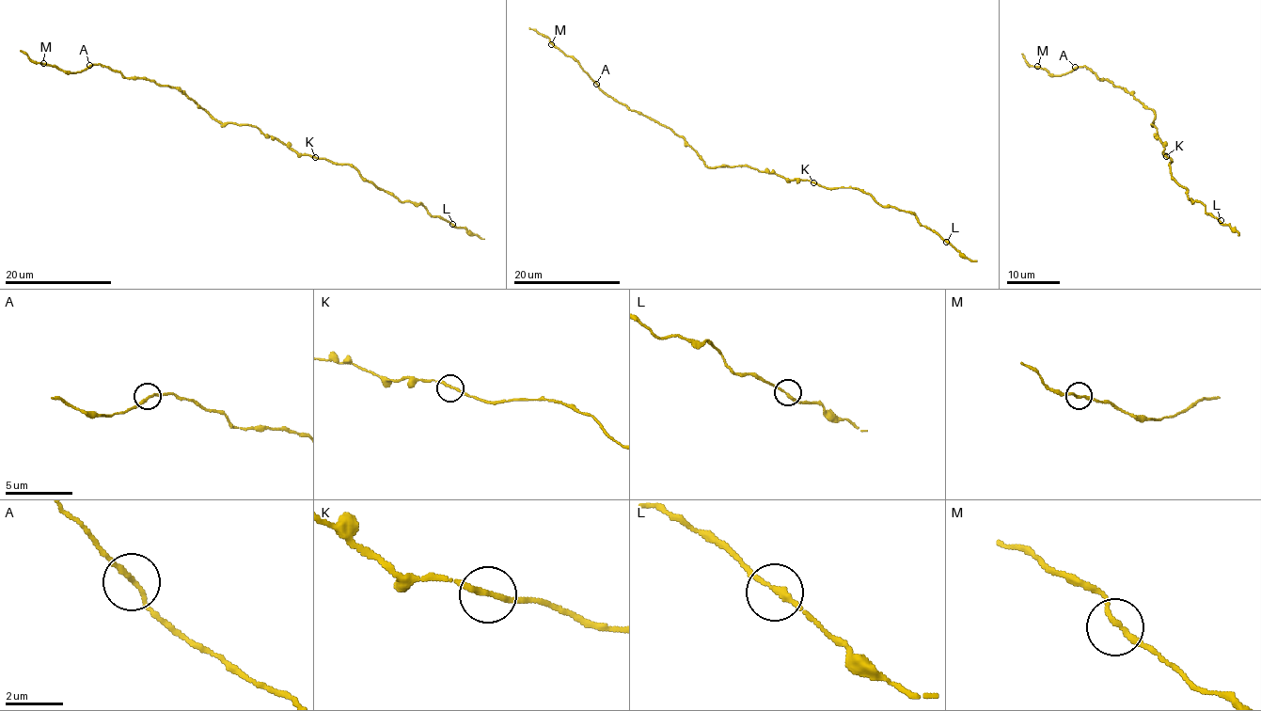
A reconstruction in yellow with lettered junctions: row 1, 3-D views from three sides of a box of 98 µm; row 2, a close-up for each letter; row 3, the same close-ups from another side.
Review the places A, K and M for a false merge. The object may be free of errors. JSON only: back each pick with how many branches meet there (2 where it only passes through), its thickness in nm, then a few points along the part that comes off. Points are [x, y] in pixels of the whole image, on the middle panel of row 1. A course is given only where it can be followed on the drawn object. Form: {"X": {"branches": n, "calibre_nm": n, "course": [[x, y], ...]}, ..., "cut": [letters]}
{"K": {"branches": 2, "calibre_nm": 180, "course": [[813, 182], [827, 188], [859, 189], [882, 206], [909, 212], [922, 226], [936, 231], [969, 259], [976, 261]]}, "cut": ["K"]}

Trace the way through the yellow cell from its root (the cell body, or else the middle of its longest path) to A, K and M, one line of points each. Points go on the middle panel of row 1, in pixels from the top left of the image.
A: (748, 166), (707, 167), (682, 136), (631, 110), (625, 103), (617, 102), (596, 84)
K: (748, 166), (769, 171), (790, 180), (800, 179), (813, 182)
M: (748, 166), (707, 167), (682, 136), (606, 96), (572, 57), (551, 44)

